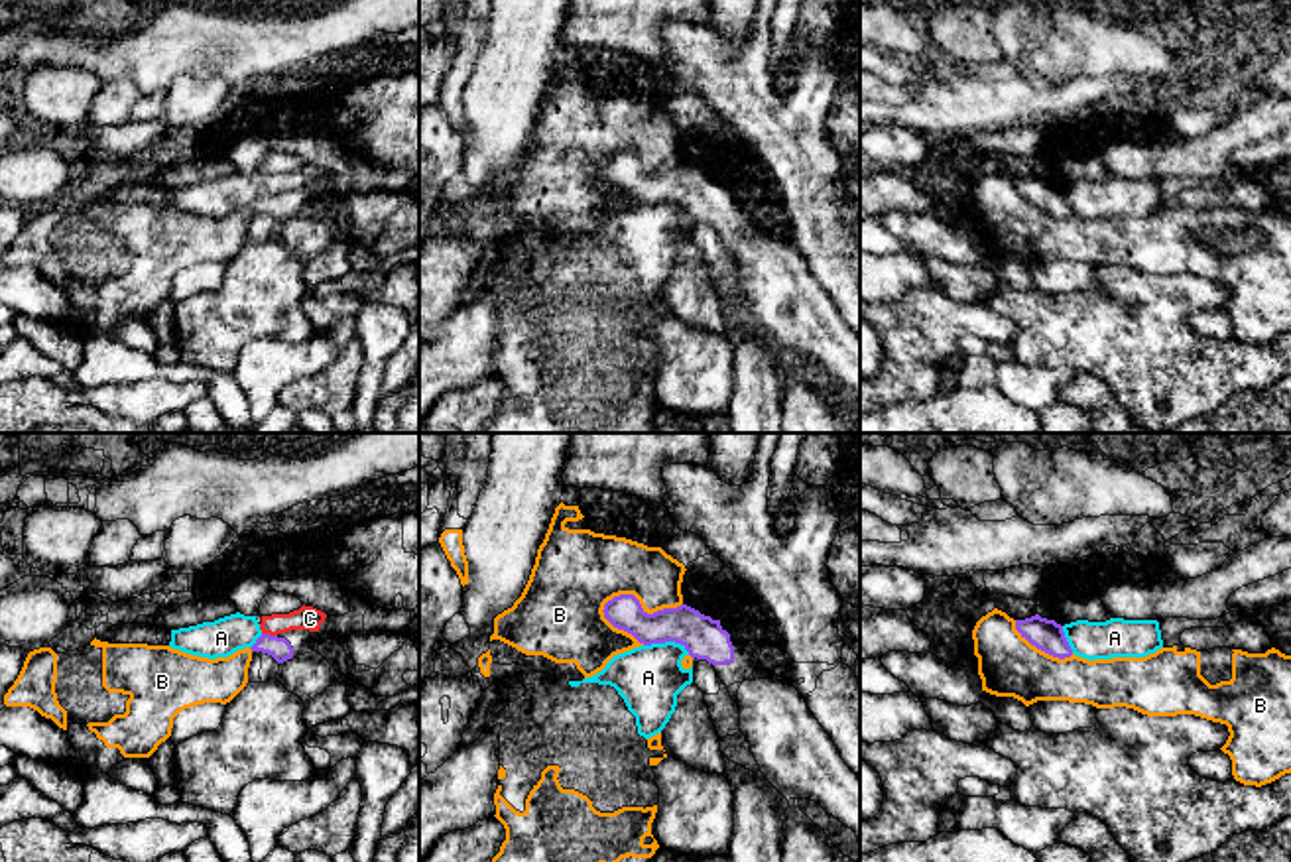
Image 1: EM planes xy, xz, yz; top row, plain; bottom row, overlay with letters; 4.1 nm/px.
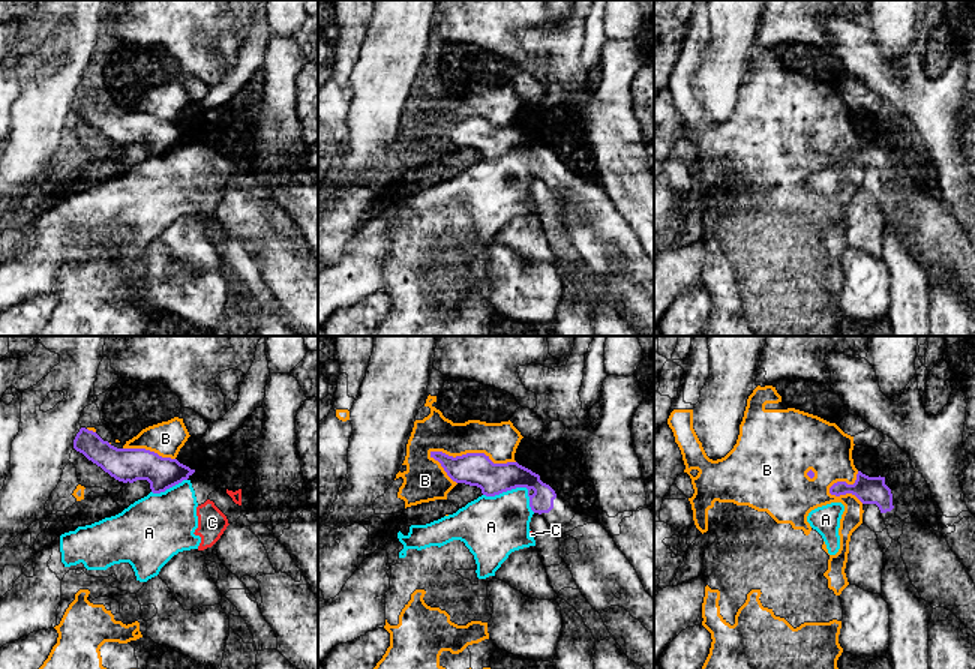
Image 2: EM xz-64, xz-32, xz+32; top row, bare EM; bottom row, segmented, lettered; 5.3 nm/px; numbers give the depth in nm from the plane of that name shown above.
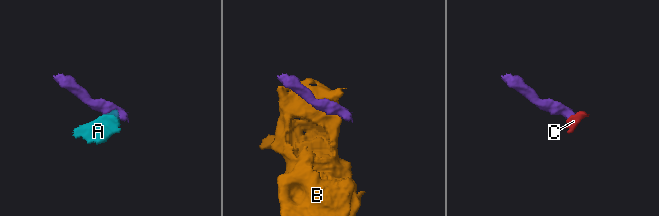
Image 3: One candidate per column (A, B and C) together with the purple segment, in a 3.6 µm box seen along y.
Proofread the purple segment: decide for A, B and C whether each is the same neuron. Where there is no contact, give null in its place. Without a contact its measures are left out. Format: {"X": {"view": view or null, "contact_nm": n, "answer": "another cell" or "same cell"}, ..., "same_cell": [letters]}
{"A": {"view": "xz", "contact_nm": 200, "answer": "another cell"}, "B": {"view": "xz", "contact_nm": 340, "answer": "another cell"}, "C": {"view": "xy", "contact_nm": 70, "answer": "another cell"}, "same_cell": []}

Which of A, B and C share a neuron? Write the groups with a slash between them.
A C / B

